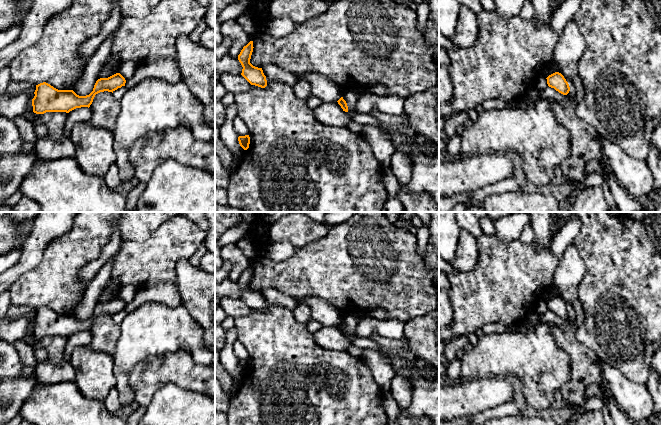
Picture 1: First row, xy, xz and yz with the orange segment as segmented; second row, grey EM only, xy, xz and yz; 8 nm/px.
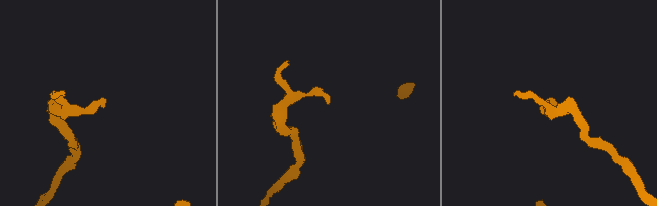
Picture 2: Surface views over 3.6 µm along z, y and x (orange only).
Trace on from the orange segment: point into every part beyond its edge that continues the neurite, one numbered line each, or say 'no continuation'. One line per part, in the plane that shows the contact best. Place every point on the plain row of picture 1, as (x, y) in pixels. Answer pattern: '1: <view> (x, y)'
no continuation

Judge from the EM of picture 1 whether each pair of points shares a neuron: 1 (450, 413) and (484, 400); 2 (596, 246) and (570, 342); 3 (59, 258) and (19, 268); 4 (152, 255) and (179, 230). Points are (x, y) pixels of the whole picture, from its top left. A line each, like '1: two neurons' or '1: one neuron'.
1: one neuron
2: two neurons
3: two neurons
4: one neuron

